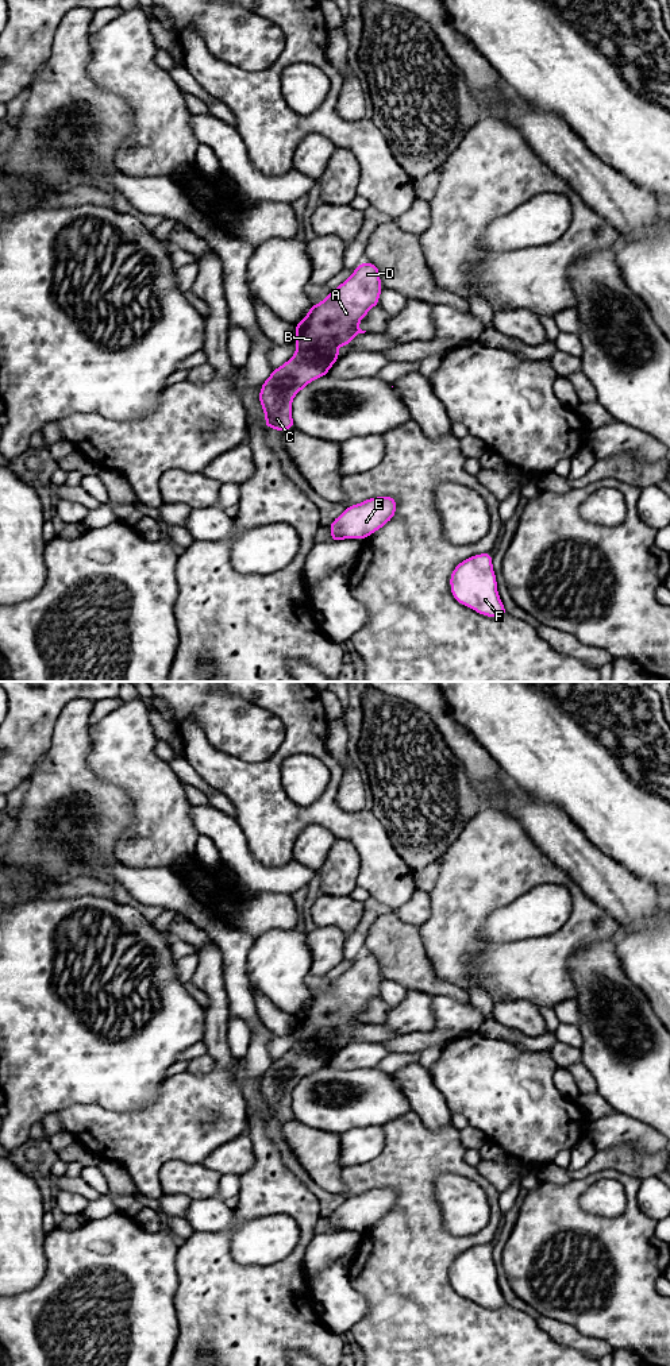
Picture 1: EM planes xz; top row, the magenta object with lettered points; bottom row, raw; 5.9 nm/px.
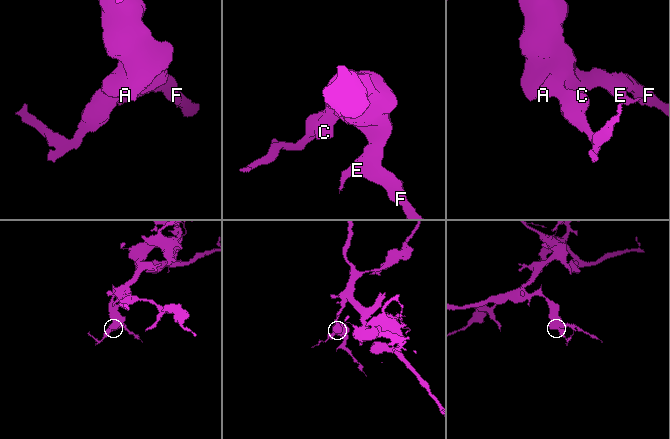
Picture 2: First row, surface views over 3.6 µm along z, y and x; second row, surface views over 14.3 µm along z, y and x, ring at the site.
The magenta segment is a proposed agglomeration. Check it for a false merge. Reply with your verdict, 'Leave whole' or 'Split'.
Split

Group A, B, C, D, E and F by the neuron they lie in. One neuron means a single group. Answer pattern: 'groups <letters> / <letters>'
groups A B D E F / C

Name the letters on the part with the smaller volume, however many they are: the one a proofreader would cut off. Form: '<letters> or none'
C

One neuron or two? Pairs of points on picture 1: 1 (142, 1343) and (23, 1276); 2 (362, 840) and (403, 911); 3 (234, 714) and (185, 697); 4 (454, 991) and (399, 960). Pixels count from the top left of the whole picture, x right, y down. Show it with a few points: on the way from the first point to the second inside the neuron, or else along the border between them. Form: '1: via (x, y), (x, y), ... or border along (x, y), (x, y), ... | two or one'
1: border along (45, 1251), (43, 1276), (30, 1289), (14, 1296) | two
2: border along (415, 888), (393, 911) | two
3: via (222, 714), (201, 697), (197, 697) | one
4: via (441, 987), (412, 968) | one

